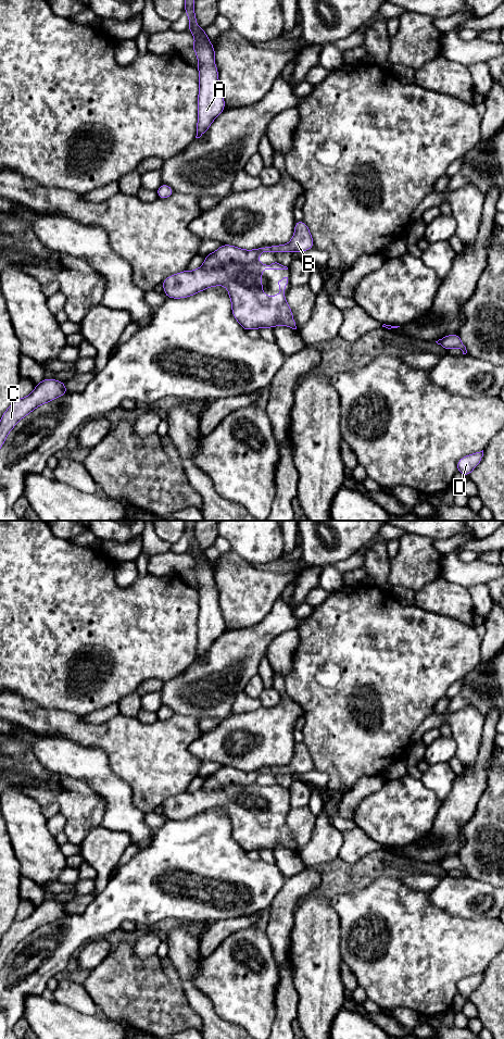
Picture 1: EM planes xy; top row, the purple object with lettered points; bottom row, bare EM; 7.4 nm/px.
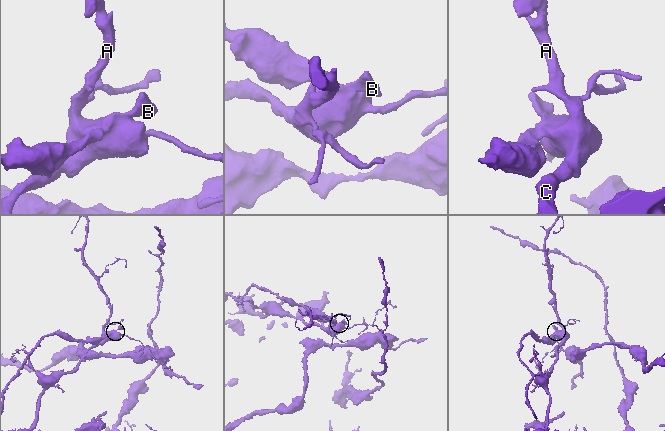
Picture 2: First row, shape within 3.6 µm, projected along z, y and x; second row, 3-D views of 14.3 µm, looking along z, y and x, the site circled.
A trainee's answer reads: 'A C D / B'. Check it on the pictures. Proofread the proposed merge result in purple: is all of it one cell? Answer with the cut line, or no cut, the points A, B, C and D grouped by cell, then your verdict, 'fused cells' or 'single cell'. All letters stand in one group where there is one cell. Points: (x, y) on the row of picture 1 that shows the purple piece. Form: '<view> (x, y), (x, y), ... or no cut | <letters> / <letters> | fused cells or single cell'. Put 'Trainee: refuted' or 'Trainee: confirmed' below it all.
xy (255, 260), (230, 262), (217, 268), (202, 266) | A C D / B | fused cells
Trainee: confirmed

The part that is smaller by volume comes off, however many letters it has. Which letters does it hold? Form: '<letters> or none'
A, C, D

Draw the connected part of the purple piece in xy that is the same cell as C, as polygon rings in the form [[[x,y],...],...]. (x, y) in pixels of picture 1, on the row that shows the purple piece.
[[[42,379],[35,389],[23,399],[14,399],[0,420],[0,449],[8,434],[26,415],[41,404],[48,403],[68,393],[64,381],[56,379]]]

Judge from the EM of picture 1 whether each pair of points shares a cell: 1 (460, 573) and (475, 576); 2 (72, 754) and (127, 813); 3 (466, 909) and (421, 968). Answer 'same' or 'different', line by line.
1: same
2: same
3: different

